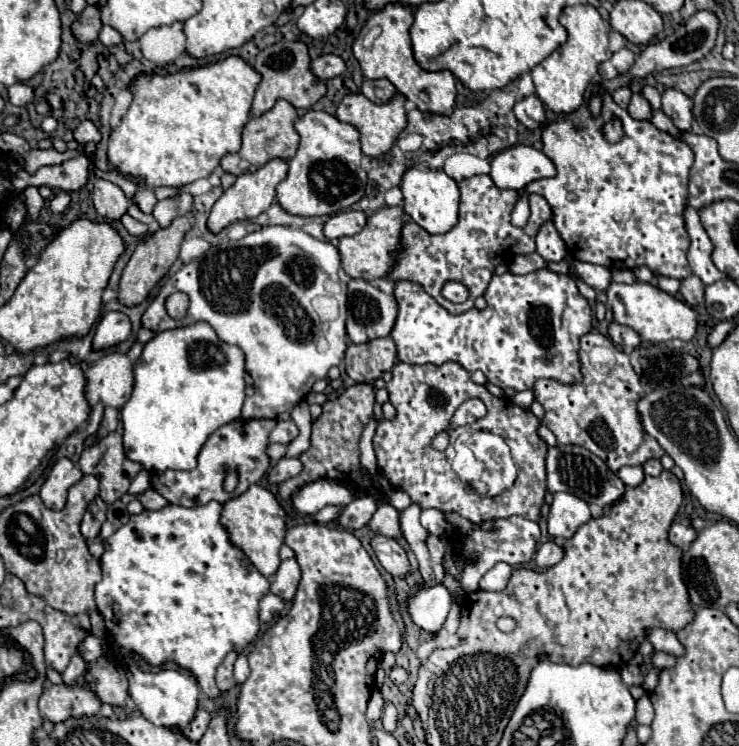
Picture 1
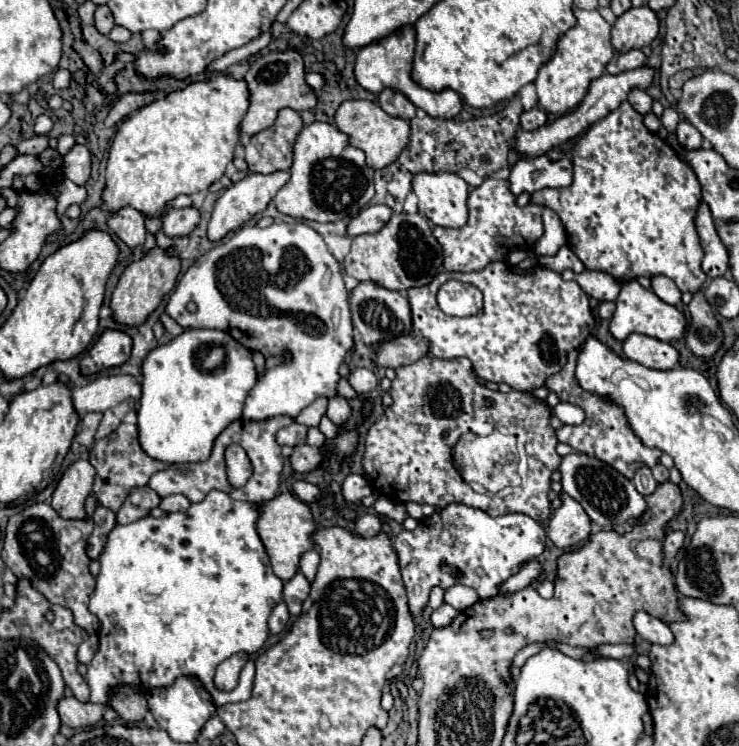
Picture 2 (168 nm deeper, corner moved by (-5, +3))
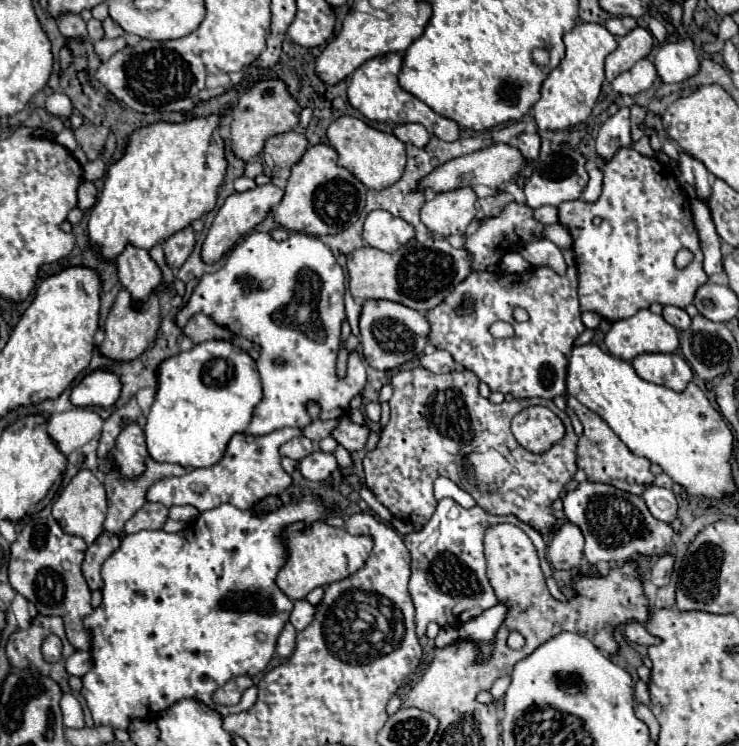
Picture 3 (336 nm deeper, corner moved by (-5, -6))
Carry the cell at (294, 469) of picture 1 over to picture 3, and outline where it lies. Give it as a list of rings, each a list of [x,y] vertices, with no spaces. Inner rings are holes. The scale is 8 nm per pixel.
[[[313,452],[309,456],[305,456],[303,460],[299,460],[299,472],[313,482],[321,482],[325,478],[331,476],[333,470],[337,470],[337,460],[333,454],[325,454],[325,452]]]

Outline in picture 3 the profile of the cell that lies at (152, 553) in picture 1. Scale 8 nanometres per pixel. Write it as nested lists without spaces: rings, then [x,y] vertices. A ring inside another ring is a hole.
[[[305,492],[305,496],[301,500],[293,500],[289,506],[281,506],[275,512],[267,512],[267,514],[255,514],[253,510],[239,510],[231,504],[219,504],[213,510],[201,512],[197,516],[197,520],[193,524],[189,524],[187,530],[183,532],[175,532],[169,534],[165,530],[141,530],[137,534],[127,534],[123,536],[123,542],[119,546],[117,552],[113,552],[101,570],[101,578],[103,578],[103,602],[99,608],[95,608],[95,612],[91,616],[85,618],[85,626],[93,636],[93,644],[91,644],[91,656],[93,656],[93,668],[83,676],[83,696],[87,700],[87,706],[91,710],[91,716],[95,720],[97,726],[109,726],[109,728],[127,728],[127,722],[131,718],[155,718],[159,710],[165,710],[167,706],[171,706],[171,702],[177,702],[179,698],[195,698],[207,706],[211,706],[213,710],[221,712],[221,716],[239,712],[241,708],[235,706],[219,706],[213,704],[211,696],[213,692],[225,684],[227,680],[235,678],[237,674],[259,674],[267,668],[269,660],[273,658],[275,652],[275,642],[277,636],[283,630],[283,624],[289,620],[291,614],[291,598],[285,596],[279,586],[275,584],[275,576],[279,572],[279,568],[285,564],[285,546],[279,538],[279,532],[283,526],[303,520],[305,524],[311,524],[313,520],[323,520],[327,524],[333,526],[343,526],[343,520],[339,516],[339,508],[335,504],[325,504],[325,502],[317,502],[313,498],[313,494]]]

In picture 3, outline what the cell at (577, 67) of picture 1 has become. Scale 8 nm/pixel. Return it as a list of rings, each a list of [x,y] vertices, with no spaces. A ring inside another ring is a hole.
[[[577,24],[563,36],[563,42],[565,58],[543,82],[541,98],[533,106],[533,116],[539,130],[567,130],[591,114],[605,82],[605,56],[617,48],[615,36],[603,24]]]

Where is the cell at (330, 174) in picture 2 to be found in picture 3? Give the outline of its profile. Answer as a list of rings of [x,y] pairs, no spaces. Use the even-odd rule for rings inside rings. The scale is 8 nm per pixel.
[[[315,144],[309,146],[303,158],[291,168],[285,196],[271,212],[275,222],[287,230],[313,236],[339,234],[359,220],[365,208],[367,192],[369,190],[363,182],[359,182],[347,168],[337,164],[337,150],[333,146]]]

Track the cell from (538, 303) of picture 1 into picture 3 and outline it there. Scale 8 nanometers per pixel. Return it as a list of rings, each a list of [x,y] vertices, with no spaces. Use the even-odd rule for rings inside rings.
[[[575,266],[569,268],[565,276],[555,274],[551,268],[531,268],[525,274],[505,274],[505,272],[471,272],[461,284],[453,288],[453,292],[435,308],[425,312],[431,334],[429,344],[435,348],[447,350],[457,364],[477,374],[481,382],[485,382],[491,392],[513,394],[513,398],[555,398],[565,394],[565,378],[567,378],[567,354],[571,354],[577,336],[585,330],[581,322],[579,310],[579,294],[577,294],[577,270]],[[466,298],[475,304],[475,314],[467,318],[459,318],[453,310],[465,302]],[[521,306],[529,314],[529,322],[517,322],[513,318],[513,310]],[[497,320],[509,322],[515,330],[511,338],[493,338],[489,334],[489,326]]]

